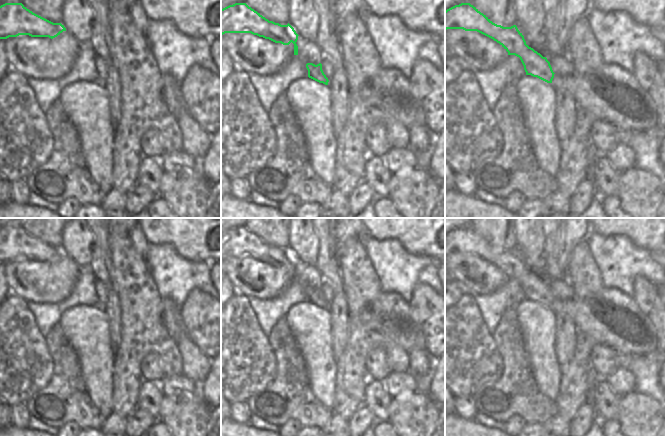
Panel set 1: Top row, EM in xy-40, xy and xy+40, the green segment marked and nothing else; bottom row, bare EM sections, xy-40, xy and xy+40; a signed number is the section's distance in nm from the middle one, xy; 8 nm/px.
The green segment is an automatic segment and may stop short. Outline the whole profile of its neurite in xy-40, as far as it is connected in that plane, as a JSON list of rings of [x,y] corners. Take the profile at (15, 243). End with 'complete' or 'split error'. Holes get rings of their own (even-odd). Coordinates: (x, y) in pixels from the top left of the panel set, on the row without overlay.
[[[5,227],[0,230],[0,263],[19,259],[53,263],[63,255],[66,255],[64,249],[33,237],[22,227]]]; complete

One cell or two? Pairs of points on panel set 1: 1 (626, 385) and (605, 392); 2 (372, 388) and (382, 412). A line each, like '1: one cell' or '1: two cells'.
1: two cells
2: one cell

